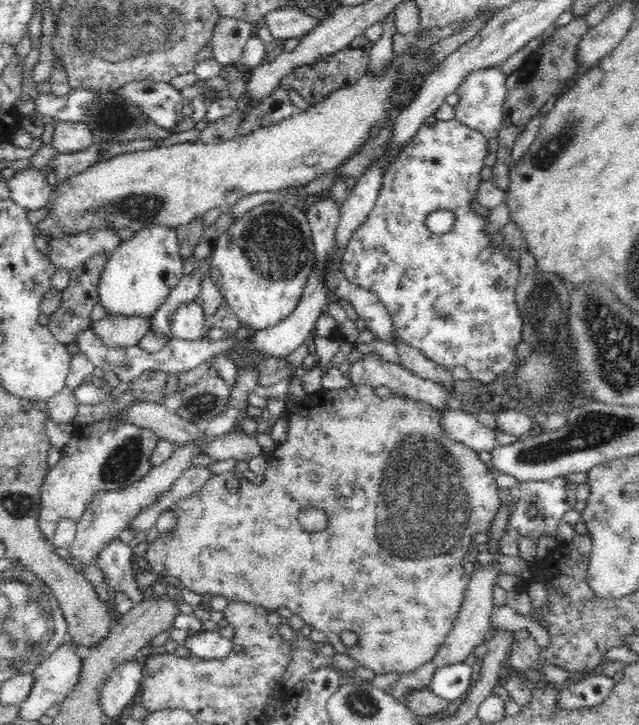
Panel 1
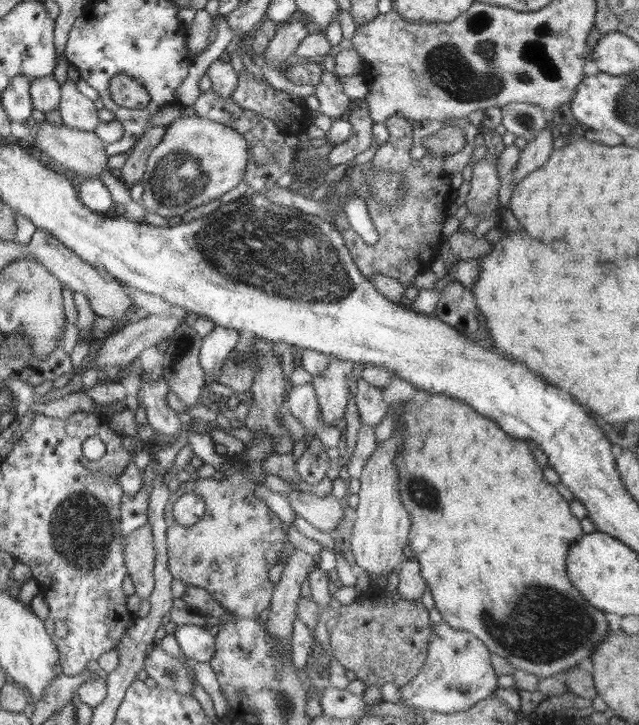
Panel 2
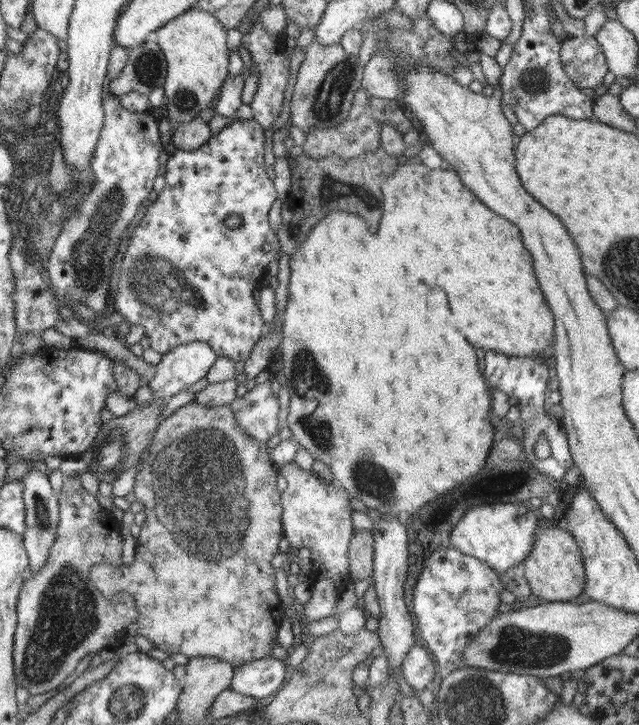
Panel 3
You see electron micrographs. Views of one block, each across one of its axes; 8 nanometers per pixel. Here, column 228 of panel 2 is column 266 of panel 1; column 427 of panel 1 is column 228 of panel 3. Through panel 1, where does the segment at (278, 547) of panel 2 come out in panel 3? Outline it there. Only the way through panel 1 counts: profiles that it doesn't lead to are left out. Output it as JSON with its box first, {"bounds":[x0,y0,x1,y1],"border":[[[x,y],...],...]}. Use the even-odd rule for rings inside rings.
{"bounds":[89,402,283,668],"border":[[[190,402],[174,411],[169,417],[161,420],[152,443],[148,446],[148,457],[142,459],[142,466],[136,472],[134,494],[138,502],[144,504],[146,519],[140,526],[137,543],[137,558],[133,562],[123,563],[120,567],[113,567],[112,563],[100,563],[90,567],[89,580],[104,594],[106,600],[112,600],[118,592],[128,592],[136,602],[137,634],[148,638],[154,643],[154,648],[169,653],[186,654],[188,657],[198,658],[212,656],[231,664],[233,668],[242,666],[252,660],[268,658],[278,638],[278,628],[283,620],[282,601],[276,590],[275,568],[272,559],[279,554],[278,544],[283,538],[281,493],[276,487],[279,469],[274,466],[266,443],[259,442],[239,426],[234,418],[234,411],[229,404],[207,407],[200,403]],[[206,604],[210,604],[206,612]],[[208,618],[208,620],[204,620]]]}

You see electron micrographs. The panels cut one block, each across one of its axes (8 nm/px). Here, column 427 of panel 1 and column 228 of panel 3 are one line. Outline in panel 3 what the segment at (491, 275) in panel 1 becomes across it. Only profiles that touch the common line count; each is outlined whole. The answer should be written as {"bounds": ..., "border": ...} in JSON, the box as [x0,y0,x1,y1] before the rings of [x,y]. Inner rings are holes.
{"bounds":[112,120,281,363],"border":[[[236,120],[231,124],[227,124],[218,134],[210,136],[206,140],[206,144],[202,144],[198,150],[186,151],[171,148],[166,171],[163,174],[166,181],[164,190],[158,193],[155,201],[144,207],[145,216],[132,232],[127,250],[123,254],[122,263],[120,260],[115,269],[115,278],[119,281],[118,294],[114,296],[114,300],[112,299],[112,309],[122,314],[128,325],[144,328],[145,336],[150,339],[150,347],[156,350],[156,353],[164,355],[172,351],[172,348],[176,348],[176,345],[199,341],[210,345],[218,357],[226,356],[234,360],[235,363],[245,362],[252,347],[264,335],[266,326],[262,321],[259,306],[254,300],[254,291],[257,290],[258,284],[263,284],[265,273],[268,271],[268,264],[277,258],[278,252],[281,250],[277,233],[272,230],[268,220],[269,210],[272,208],[278,194],[274,189],[273,180],[266,173],[266,164],[264,163],[265,140],[264,130],[256,120],[244,120],[243,122]],[[232,214],[240,216],[242,221],[240,221],[240,225],[230,228],[226,226],[226,218],[232,216]]]}

